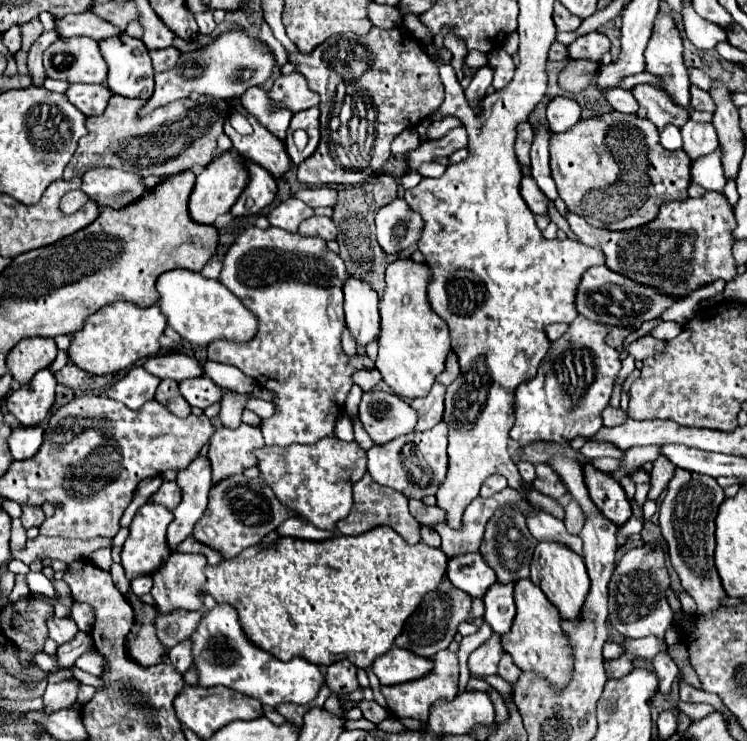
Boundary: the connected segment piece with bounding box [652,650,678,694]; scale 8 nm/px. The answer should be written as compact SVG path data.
M664 650L664 652L658 652L658 656L654 656L652 666L654 666L654 670L658 672L658 678L660 678L660 692L668 694L672 680L678 676L676 662L670 658L668 650Z

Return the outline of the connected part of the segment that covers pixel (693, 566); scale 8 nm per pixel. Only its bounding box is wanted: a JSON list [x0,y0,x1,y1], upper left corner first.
[660,468,726,616]

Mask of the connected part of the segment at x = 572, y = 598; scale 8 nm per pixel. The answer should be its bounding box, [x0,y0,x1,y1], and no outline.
[530,542,590,620]

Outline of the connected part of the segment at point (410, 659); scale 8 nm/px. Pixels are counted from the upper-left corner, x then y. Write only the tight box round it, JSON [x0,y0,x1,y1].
[372,646,432,684]

